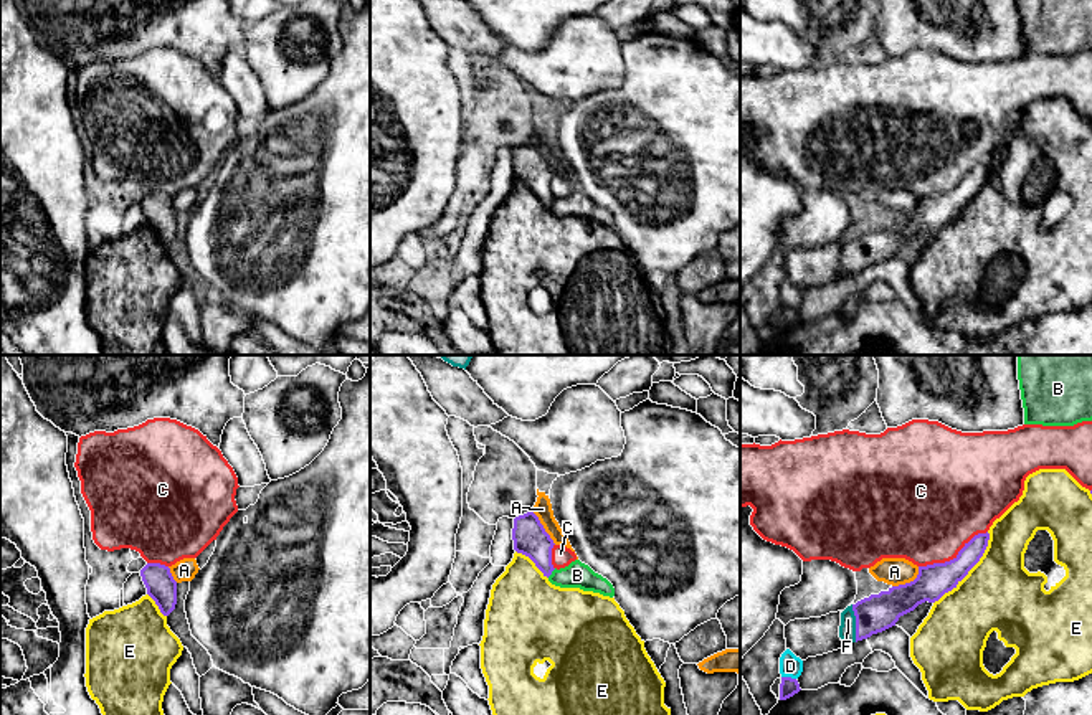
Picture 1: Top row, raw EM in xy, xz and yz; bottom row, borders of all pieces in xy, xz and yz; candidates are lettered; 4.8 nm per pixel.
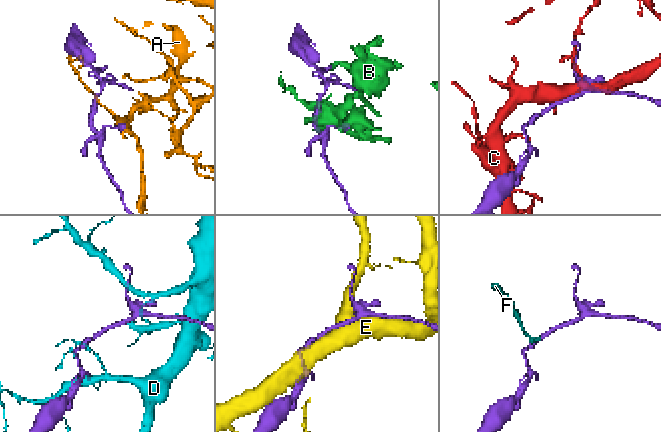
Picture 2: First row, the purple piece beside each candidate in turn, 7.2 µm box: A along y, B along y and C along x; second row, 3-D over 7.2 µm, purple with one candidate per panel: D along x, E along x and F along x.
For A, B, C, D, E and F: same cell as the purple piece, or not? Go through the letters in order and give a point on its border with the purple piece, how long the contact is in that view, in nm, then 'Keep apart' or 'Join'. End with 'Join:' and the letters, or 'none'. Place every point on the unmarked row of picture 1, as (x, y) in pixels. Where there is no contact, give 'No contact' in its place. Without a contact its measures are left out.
A: Touches purple at xz (542, 157). Shared border 200 nm. Keep apart
B: Touches purple at xz (550, 203). Shared border 60 nm. Keep apart
C: Touches purple at yz (954, 189). Shared border 380 nm. Keep apart
D: Touches purple at yz (788, 307). Shared border 70 nm. Keep apart
E: Touches purple at yz (970, 198). Shared border 440 nm. Keep apart
F: Touches purple at yz (856, 253). Shared border 190 nm. Join
Join: F

